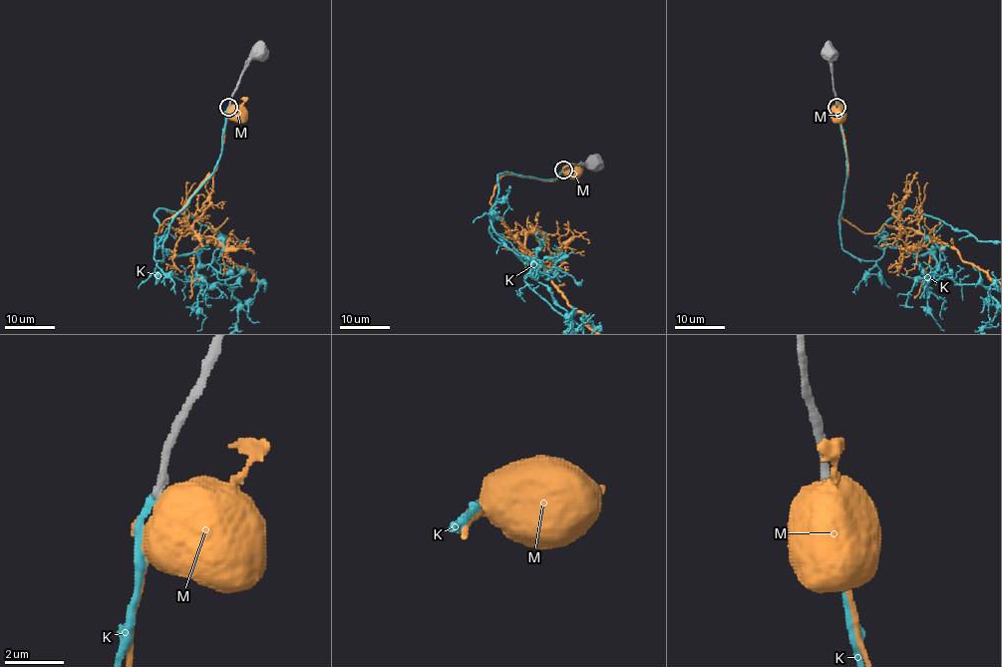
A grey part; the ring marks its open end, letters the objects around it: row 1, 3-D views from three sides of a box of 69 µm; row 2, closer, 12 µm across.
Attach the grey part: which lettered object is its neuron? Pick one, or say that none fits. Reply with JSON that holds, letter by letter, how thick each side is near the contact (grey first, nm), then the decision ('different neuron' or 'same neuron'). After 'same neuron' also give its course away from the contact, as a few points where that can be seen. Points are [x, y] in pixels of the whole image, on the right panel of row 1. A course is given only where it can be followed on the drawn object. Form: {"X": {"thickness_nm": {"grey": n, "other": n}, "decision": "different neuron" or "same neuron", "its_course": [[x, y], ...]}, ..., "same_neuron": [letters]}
{"K": {"thickness_nm": {"grey": 280, "other": 280}, "decision": "different neuron"}, "M": {"thickness_nm": {"grey": 320, "other": 900}, "decision": "different neuron"}, "same_neuron": []}

